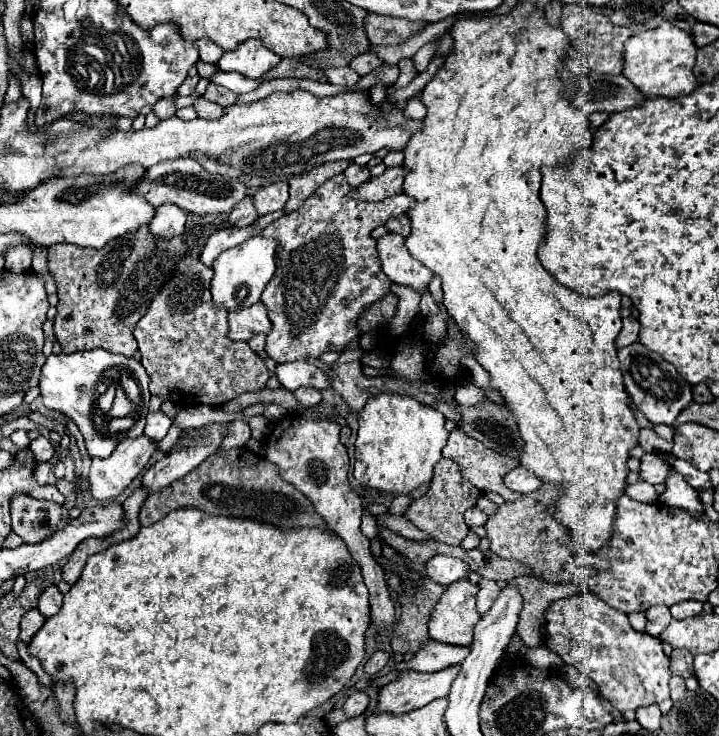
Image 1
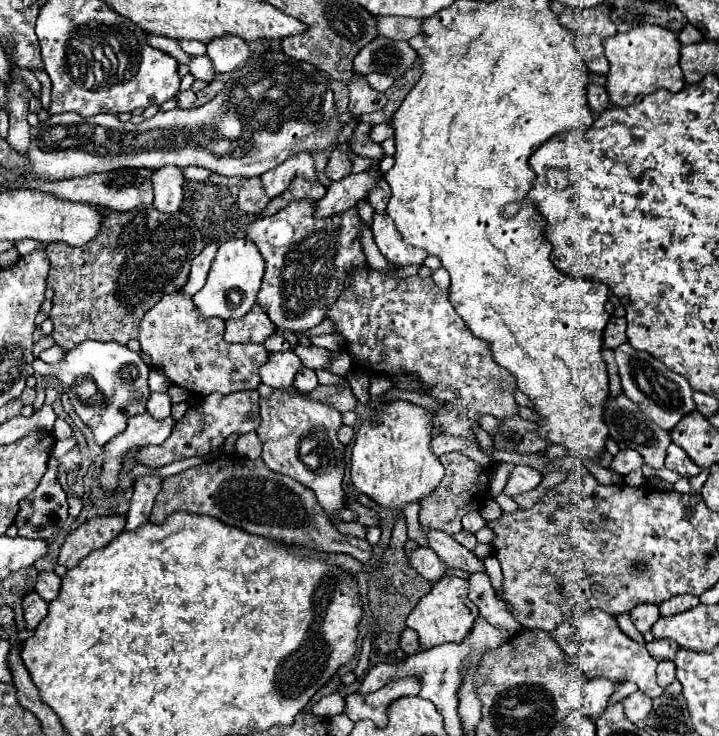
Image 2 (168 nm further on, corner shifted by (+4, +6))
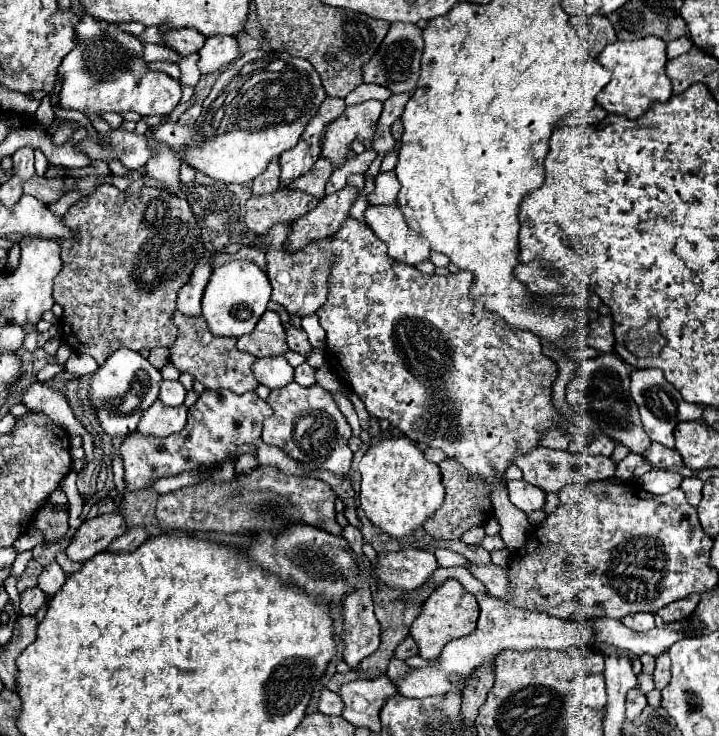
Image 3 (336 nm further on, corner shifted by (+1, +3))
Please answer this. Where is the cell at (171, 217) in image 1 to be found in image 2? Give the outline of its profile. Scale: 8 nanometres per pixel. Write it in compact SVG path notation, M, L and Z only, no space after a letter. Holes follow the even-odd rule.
M163 166L151 174L155 208L159 212L177 212L183 200L183 174L177 166Z

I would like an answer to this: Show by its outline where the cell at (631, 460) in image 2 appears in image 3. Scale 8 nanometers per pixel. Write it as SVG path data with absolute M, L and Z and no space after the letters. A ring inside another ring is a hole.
M534 447L528 453L520 453L514 455L512 463L516 467L522 469L524 479L536 487L540 487L542 491L560 491L564 485L568 483L582 483L582 481L600 481L600 479L608 479L614 477L616 473L616 463L612 461L612 457L602 457L602 455L588 455L588 453L576 453L570 455L568 451L554 451L554 449L546 449L546 447Z

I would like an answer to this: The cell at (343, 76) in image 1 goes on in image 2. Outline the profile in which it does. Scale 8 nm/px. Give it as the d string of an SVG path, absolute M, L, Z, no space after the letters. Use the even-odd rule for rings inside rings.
M355 74L353 80L351 80L351 84L349 84L349 98L351 98L349 100L349 114L355 116L355 118L359 118L359 116L363 116L367 112L377 112L387 102L385 94L373 90L363 80L361 74Z

